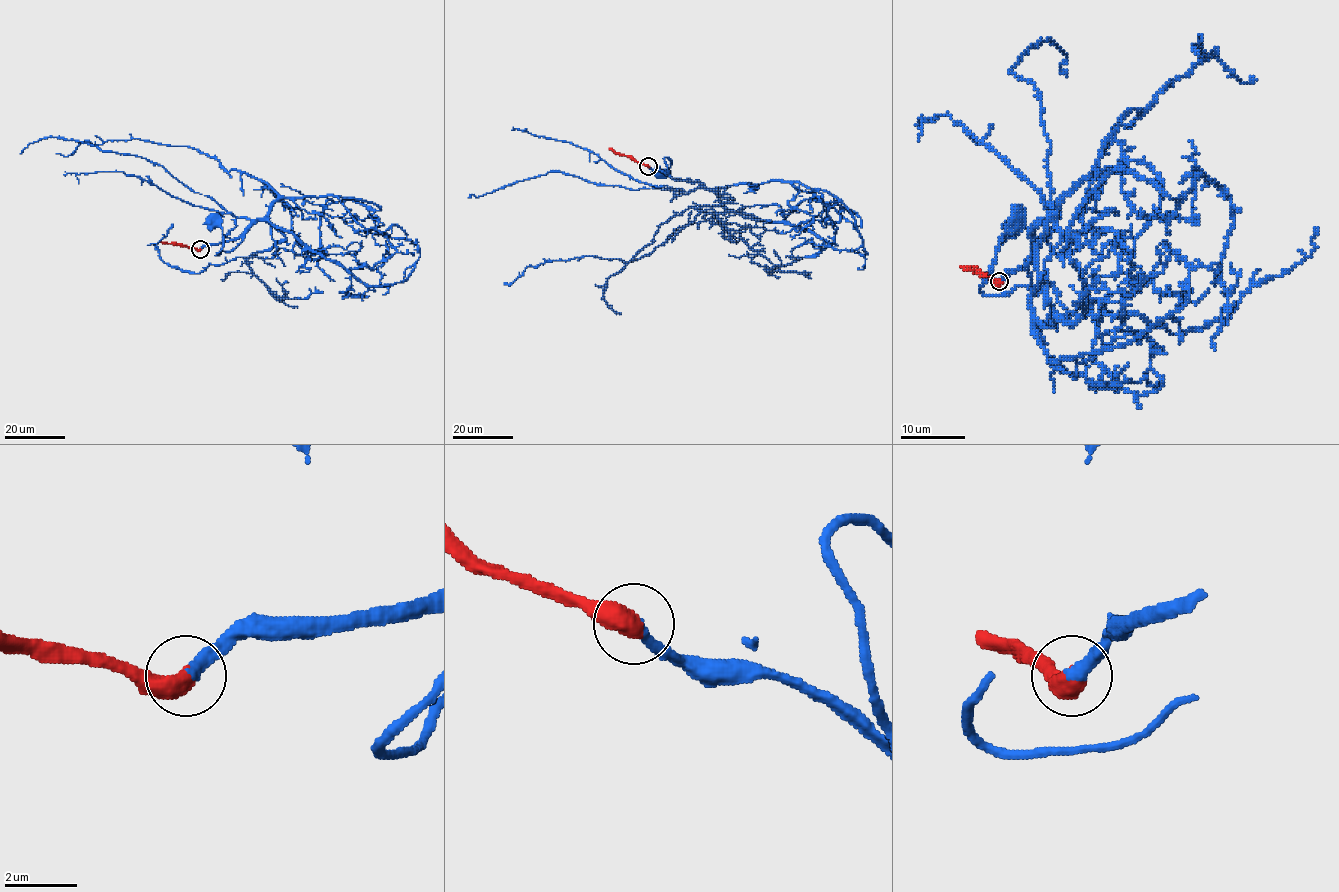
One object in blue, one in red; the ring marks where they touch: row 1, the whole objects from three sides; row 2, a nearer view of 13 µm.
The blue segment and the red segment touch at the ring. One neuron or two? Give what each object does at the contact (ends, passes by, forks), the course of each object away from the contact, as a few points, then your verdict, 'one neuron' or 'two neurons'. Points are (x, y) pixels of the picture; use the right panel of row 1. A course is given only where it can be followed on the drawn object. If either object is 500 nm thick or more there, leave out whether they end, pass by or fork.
blue via (998, 282), (1032, 254), (1032, 283), (1001, 295), (980, 286), (998, 240), (1018, 222) | red via (998, 282), (960, 266) | one neuron

